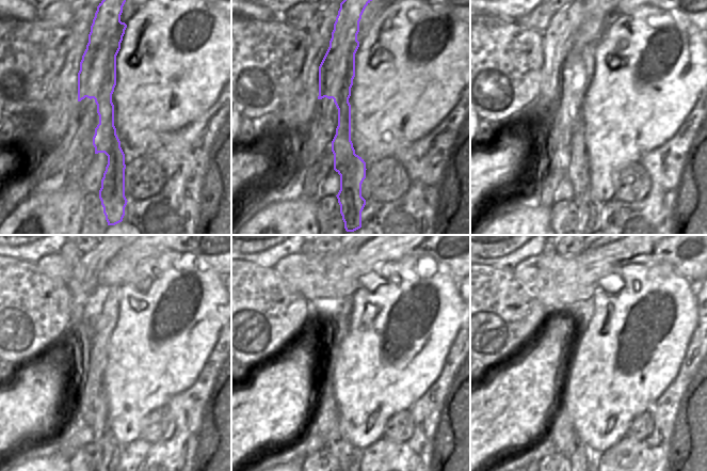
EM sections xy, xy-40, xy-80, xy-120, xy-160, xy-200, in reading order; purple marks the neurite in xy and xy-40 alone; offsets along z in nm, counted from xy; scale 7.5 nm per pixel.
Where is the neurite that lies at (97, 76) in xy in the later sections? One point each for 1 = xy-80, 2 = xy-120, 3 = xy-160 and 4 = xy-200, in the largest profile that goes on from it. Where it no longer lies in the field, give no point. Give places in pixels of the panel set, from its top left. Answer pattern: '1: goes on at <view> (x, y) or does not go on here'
1: goes on at xy-80 (576, 73)
2: goes on at xy-120 (94, 404)
3: goes on at xy-160 (330, 425)
4: goes on at xy-200 (564, 437)

